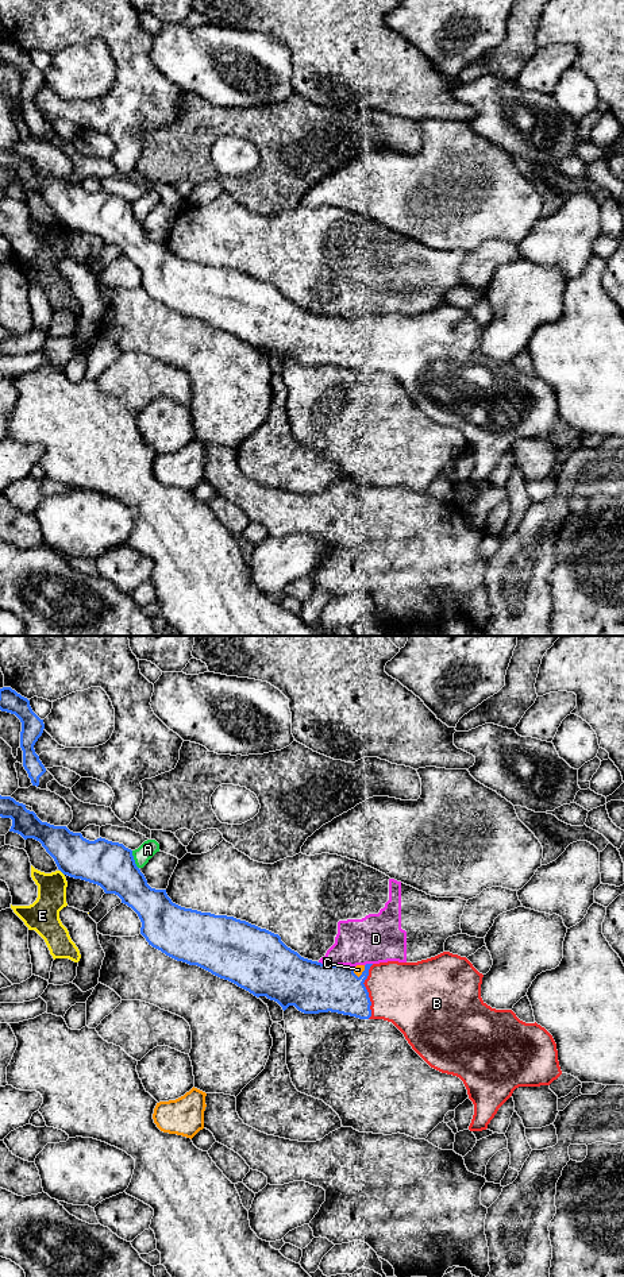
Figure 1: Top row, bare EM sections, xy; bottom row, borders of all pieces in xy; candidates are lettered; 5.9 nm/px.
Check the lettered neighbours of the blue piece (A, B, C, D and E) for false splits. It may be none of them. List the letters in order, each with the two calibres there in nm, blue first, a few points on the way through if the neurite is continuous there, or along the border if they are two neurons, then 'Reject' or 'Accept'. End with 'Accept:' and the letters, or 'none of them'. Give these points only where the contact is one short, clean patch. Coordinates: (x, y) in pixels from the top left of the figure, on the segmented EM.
A: Thickness 280 nm (blue) against 100 nm. Reject
B: Thickness 280 nm (blue) against 380 nm. Accept
C: Thickness 280 nm (blue) against 60 nm. Boundary: xy (365, 965), (365, 969), (358, 976), (353, 972). Reject
D: Thickness 300 nm (blue) against 280 nm. Reject
E: Thickness 260 nm (blue) against 180 nm. Reject
Accept: B

